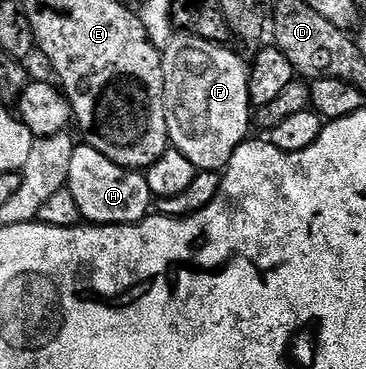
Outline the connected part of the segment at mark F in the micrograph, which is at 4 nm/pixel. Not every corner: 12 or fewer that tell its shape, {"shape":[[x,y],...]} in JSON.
{"shape":[[185,31],[162,49],[171,147],[220,172],[249,139],[249,65]]}

